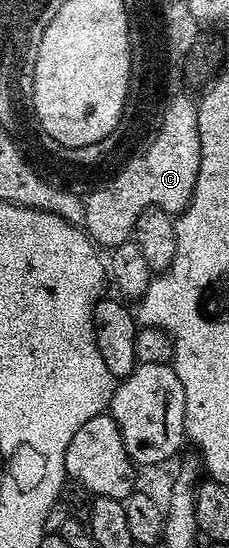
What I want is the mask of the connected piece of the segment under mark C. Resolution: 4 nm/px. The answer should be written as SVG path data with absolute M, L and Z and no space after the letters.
M186 92L171 102L162 133L150 153L142 157L143 162L128 166L106 189L92 189L89 196L86 195L81 226L96 247L114 248L128 241L137 224L137 216L141 216L145 208L156 206L175 216L191 202L201 164L199 107L191 96Z

